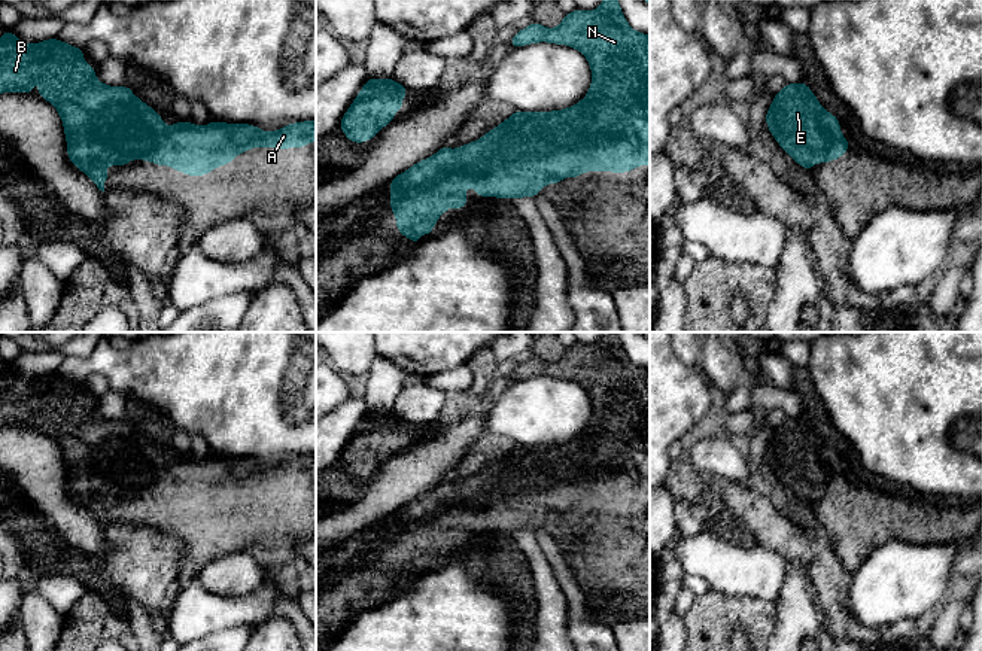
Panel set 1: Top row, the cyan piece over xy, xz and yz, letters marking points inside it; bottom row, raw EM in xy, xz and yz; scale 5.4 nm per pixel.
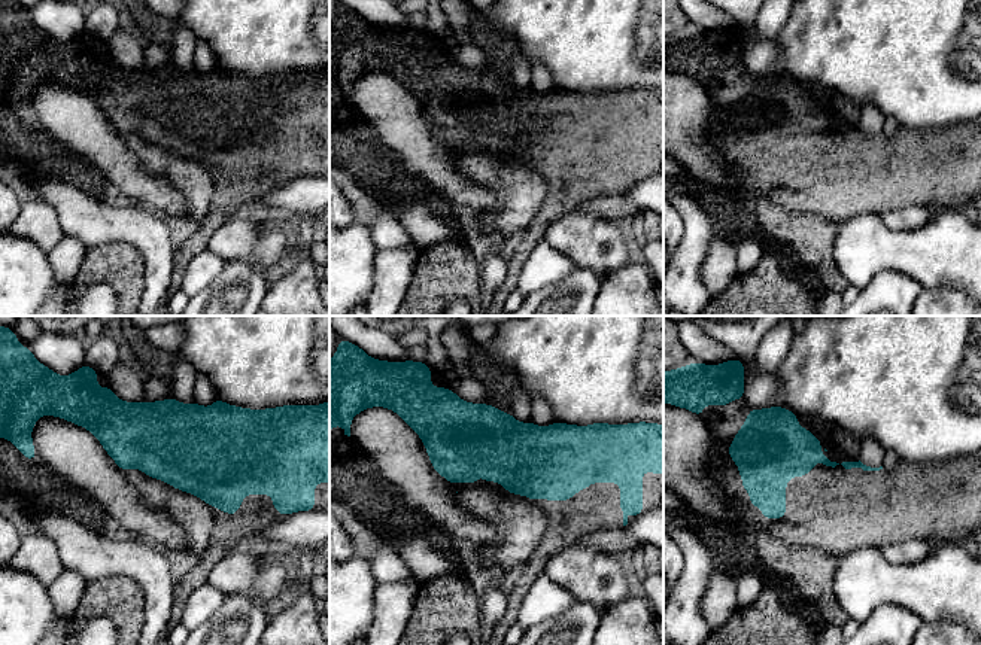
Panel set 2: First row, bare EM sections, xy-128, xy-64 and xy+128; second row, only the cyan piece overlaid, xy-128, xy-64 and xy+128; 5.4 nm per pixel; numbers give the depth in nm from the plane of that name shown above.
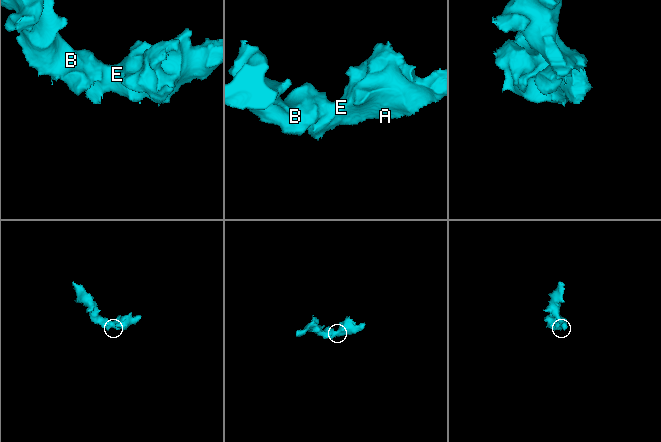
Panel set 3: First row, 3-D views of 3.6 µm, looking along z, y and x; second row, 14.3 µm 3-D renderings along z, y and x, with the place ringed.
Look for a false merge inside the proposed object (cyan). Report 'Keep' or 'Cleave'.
Cleave

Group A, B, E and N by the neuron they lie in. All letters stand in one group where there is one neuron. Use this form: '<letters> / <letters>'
A E N / B

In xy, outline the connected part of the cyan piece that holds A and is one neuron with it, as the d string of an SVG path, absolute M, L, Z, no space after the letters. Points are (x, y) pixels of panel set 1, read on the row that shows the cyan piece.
M149 106L148 118L159 125L152 143L152 153L149 156L131 156L130 159L145 159L156 165L168 165L176 171L183 171L192 177L209 174L219 165L228 165L238 153L246 153L250 147L291 149L305 147L310 142L316 142L316 119L294 122L277 131L262 131L250 124L228 124L216 121L212 121L204 127L180 121L171 127L165 127L158 112Z

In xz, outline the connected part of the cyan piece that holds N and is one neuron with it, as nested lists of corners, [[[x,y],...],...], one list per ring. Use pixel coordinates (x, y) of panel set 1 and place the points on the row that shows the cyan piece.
[[[602,0],[595,10],[575,9],[556,28],[532,21],[510,45],[520,48],[539,42],[578,49],[590,64],[592,85],[587,95],[571,107],[516,110],[480,137],[480,158],[486,161],[484,198],[535,198],[545,185],[580,177],[584,171],[626,173],[650,165],[650,36],[629,25],[618,0]]]

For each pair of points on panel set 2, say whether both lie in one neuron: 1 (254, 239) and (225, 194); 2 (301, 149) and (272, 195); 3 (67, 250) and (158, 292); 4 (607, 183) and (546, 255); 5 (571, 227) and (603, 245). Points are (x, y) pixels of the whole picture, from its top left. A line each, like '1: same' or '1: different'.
1: different
2: different
3: different
4: different
5: same

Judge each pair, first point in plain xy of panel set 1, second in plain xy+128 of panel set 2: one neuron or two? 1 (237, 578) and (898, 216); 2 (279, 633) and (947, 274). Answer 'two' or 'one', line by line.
1: one
2: two

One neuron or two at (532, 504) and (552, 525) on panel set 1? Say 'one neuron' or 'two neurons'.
one neuron

